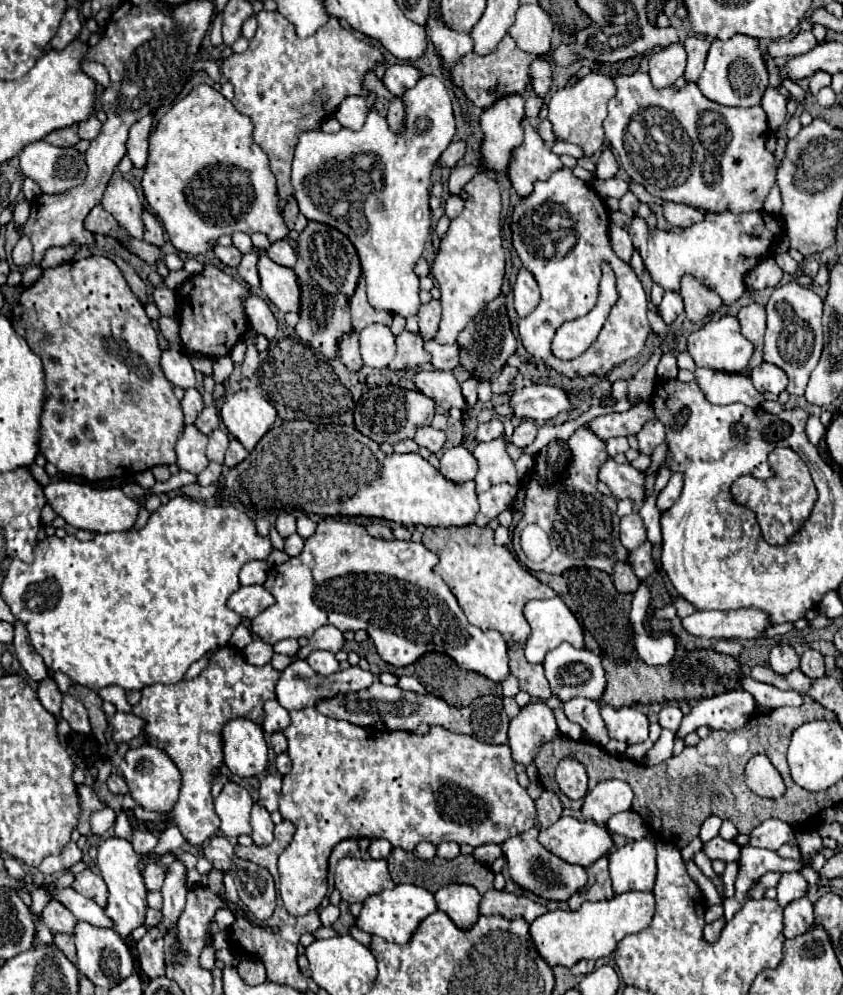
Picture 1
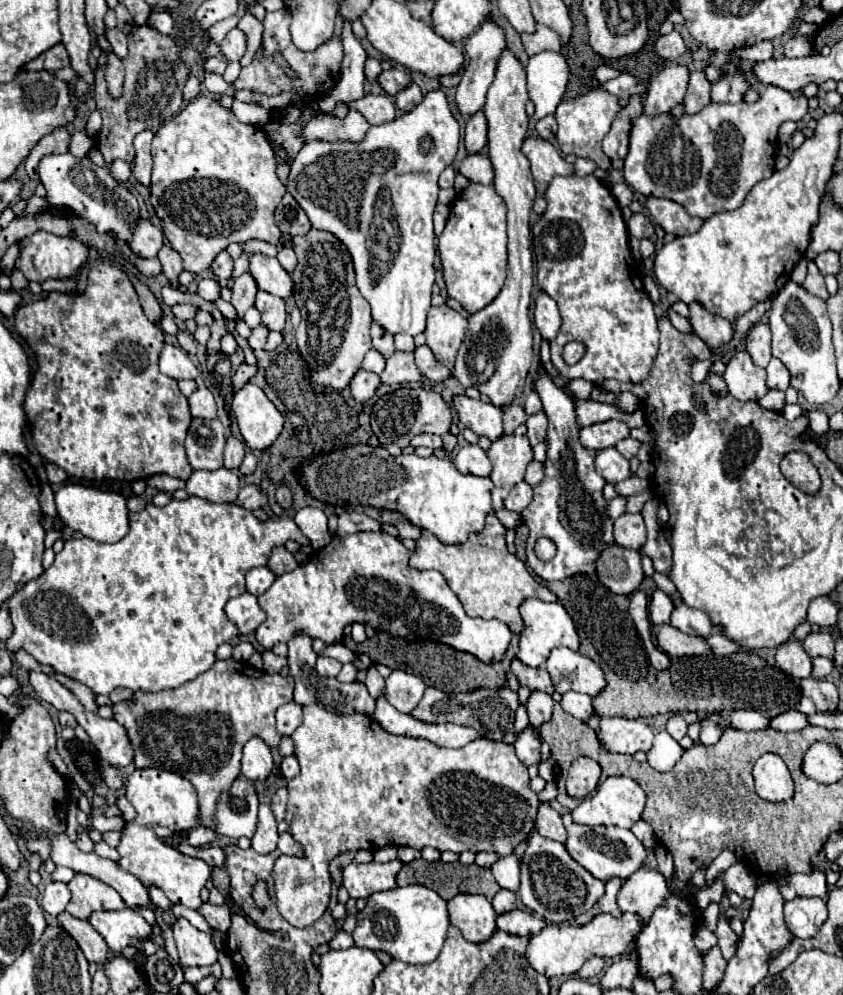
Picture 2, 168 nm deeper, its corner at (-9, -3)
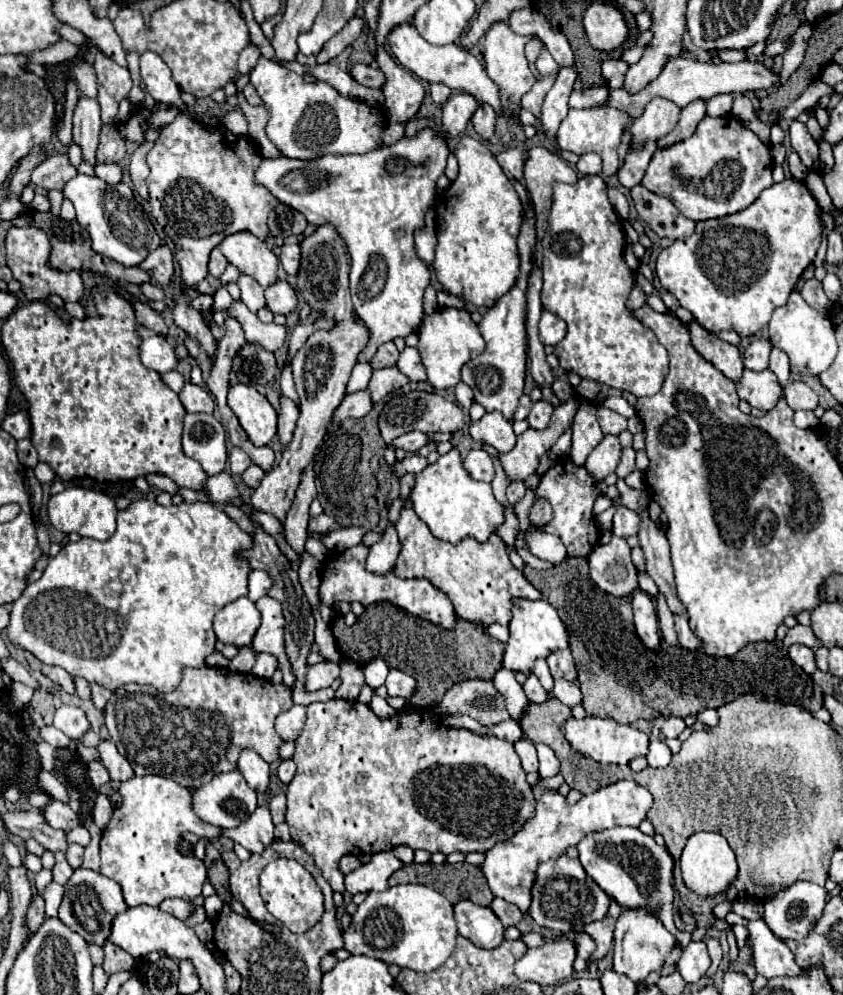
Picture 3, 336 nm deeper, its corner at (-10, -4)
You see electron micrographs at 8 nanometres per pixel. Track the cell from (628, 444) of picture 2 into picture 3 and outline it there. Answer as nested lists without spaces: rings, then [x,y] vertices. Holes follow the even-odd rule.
[[[625,448],[625,450],[623,450],[623,456],[621,456],[621,462],[619,462],[617,470],[615,470],[615,474],[617,474],[619,478],[625,478],[625,476],[631,474],[633,470],[635,470],[635,450],[633,450],[633,448]]]

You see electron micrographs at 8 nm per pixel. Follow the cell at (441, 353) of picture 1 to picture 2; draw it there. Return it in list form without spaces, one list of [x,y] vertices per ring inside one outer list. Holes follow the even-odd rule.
[[[428,345],[414,349],[414,363],[416,363],[418,371],[422,373],[422,377],[426,377],[430,381],[446,381],[448,379],[448,371],[444,371],[444,367],[440,367],[440,363],[436,363],[432,351],[428,351]]]

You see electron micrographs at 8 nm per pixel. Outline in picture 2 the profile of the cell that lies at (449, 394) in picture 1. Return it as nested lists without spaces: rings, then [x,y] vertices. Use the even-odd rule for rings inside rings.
[[[460,395],[454,397],[454,407],[460,421],[476,435],[488,437],[490,441],[496,441],[504,435],[502,409],[494,407],[492,403],[482,403],[478,399],[468,399],[466,395]]]

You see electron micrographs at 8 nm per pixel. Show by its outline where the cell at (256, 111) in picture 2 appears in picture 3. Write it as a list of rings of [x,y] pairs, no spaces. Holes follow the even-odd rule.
[[[233,108],[223,116],[223,126],[229,128],[233,134],[243,134],[243,136],[247,134],[247,120],[239,108]]]

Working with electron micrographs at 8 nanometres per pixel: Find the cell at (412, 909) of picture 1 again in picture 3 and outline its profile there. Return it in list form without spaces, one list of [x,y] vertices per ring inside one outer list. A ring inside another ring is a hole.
[[[399,884],[387,888],[385,892],[369,892],[363,904],[359,904],[357,912],[353,914],[353,922],[349,930],[343,932],[343,938],[345,950],[349,954],[365,954],[383,960],[385,964],[397,964],[401,968],[411,968],[417,972],[431,972],[451,956],[455,946],[457,926],[453,920],[453,904],[433,888],[421,884]]]

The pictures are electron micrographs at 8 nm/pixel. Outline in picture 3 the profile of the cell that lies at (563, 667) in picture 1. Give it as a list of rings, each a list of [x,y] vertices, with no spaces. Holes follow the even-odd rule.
[[[557,650],[557,652],[553,652],[547,658],[547,664],[549,664],[549,670],[551,670],[555,680],[565,678],[565,680],[577,684],[579,672],[577,672],[577,664],[575,664],[575,660],[573,660],[569,650]]]

